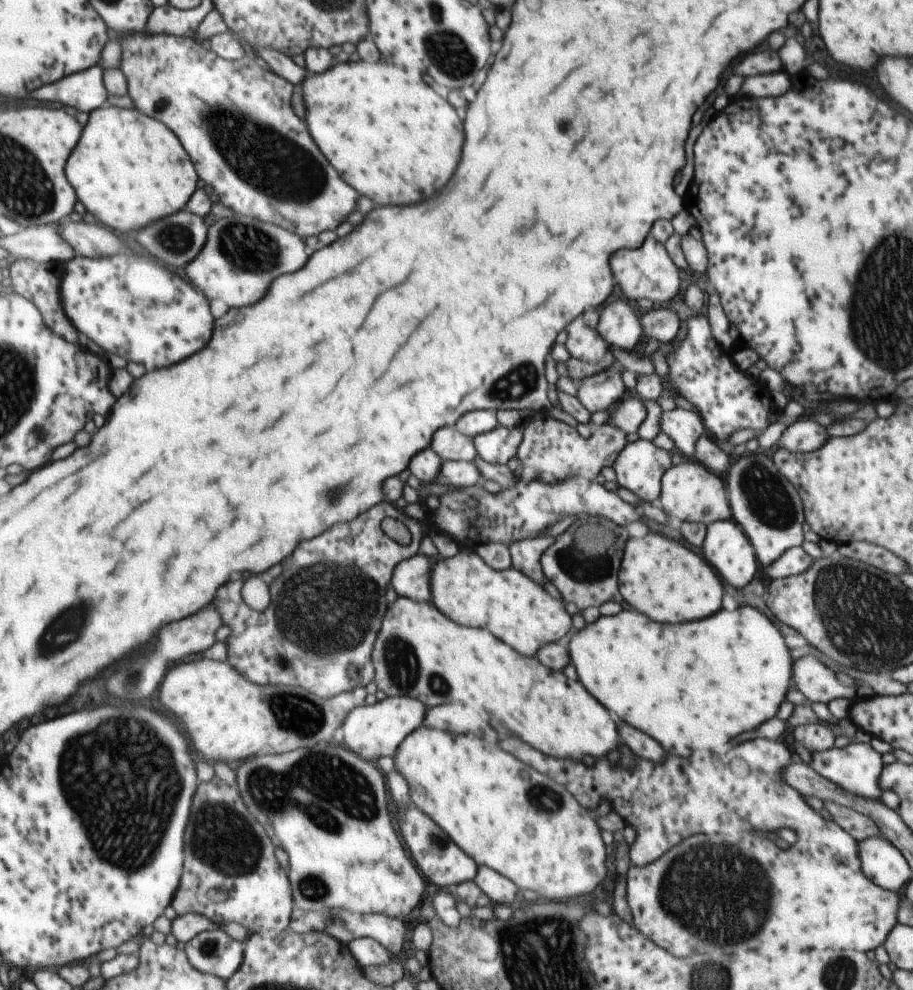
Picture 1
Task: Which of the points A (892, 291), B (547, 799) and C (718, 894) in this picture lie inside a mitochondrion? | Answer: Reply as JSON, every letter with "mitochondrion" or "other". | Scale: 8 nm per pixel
{"A":"mitochondrion","B":"mitochondrion","C":"mitochondrion"}

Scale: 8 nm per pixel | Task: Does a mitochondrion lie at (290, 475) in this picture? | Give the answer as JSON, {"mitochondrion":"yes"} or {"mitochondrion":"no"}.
{"mitochondrion":"no"}

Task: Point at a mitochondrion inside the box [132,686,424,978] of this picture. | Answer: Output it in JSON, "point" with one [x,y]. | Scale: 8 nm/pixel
{"point":[328,791]}

